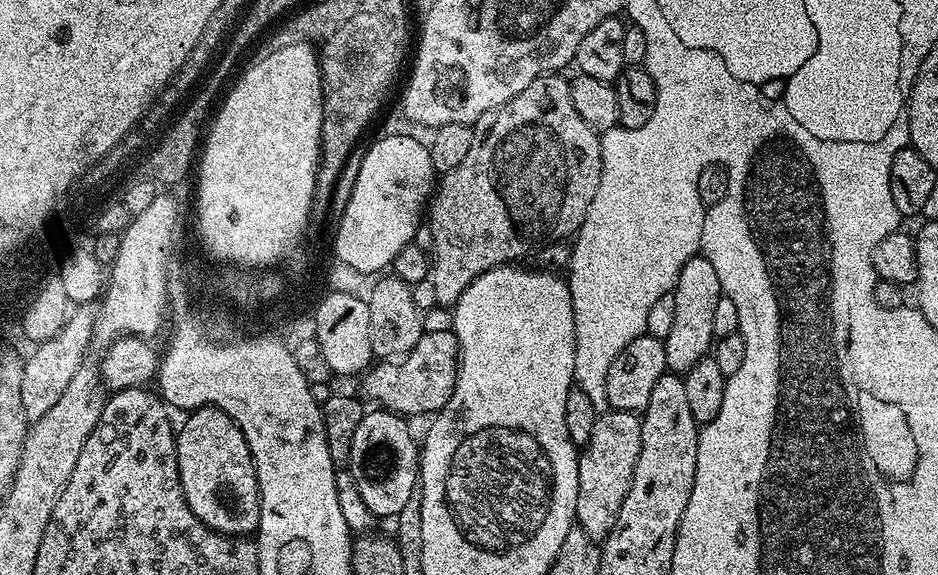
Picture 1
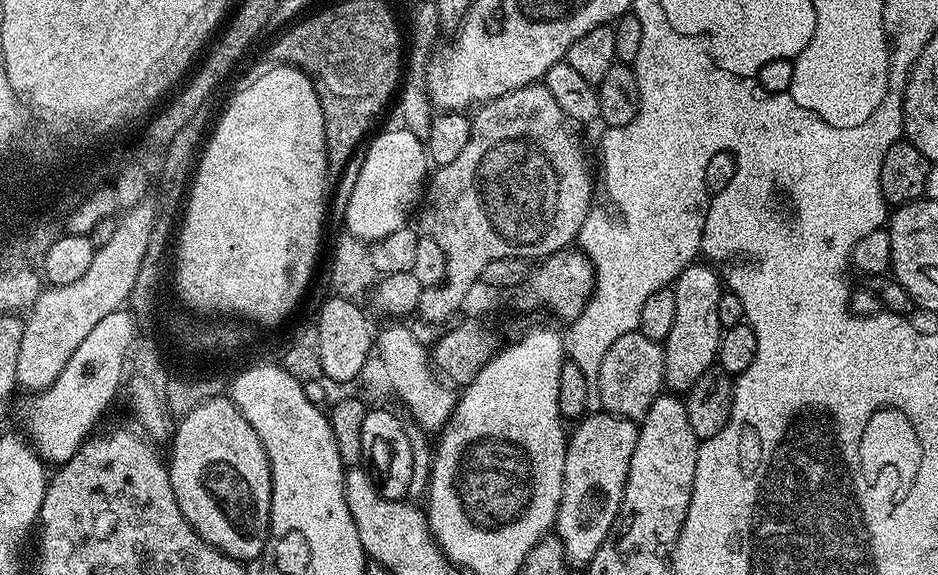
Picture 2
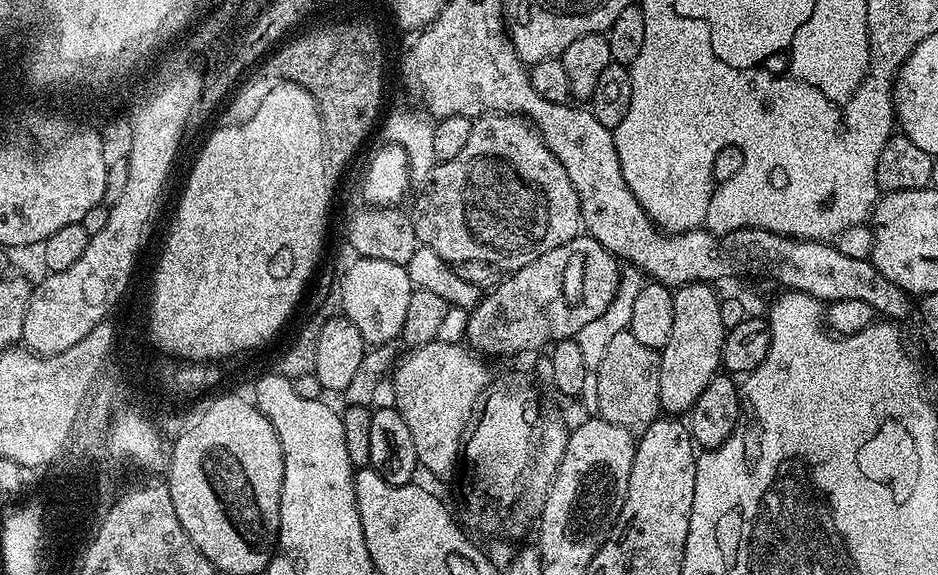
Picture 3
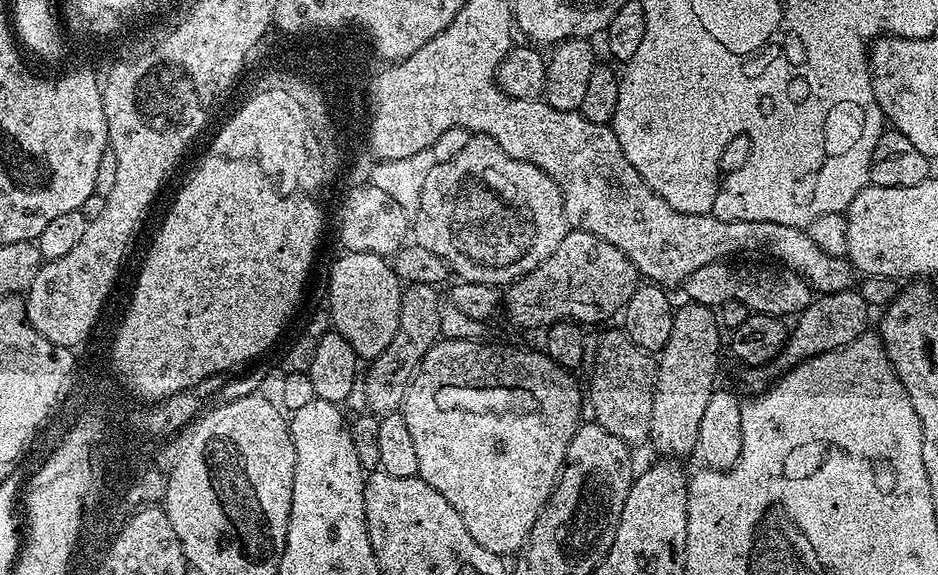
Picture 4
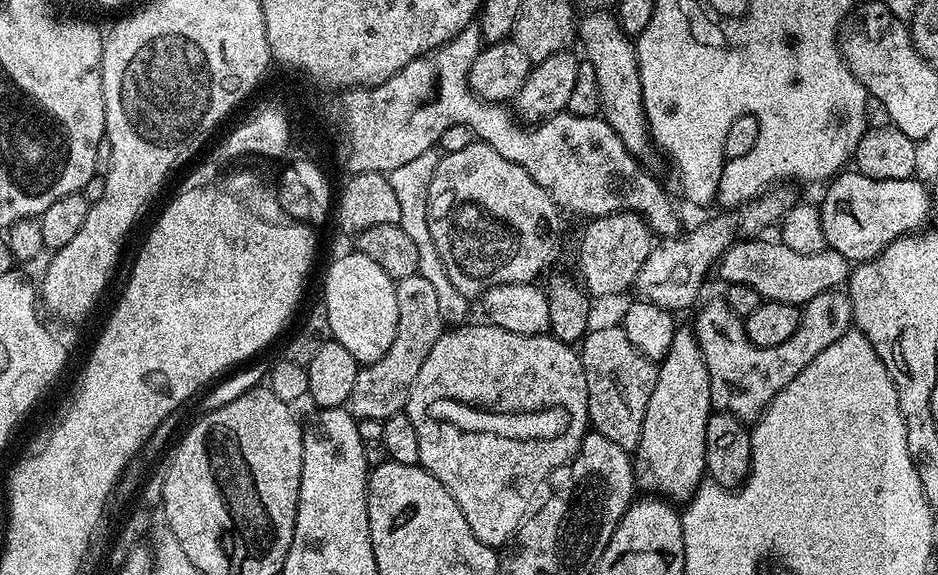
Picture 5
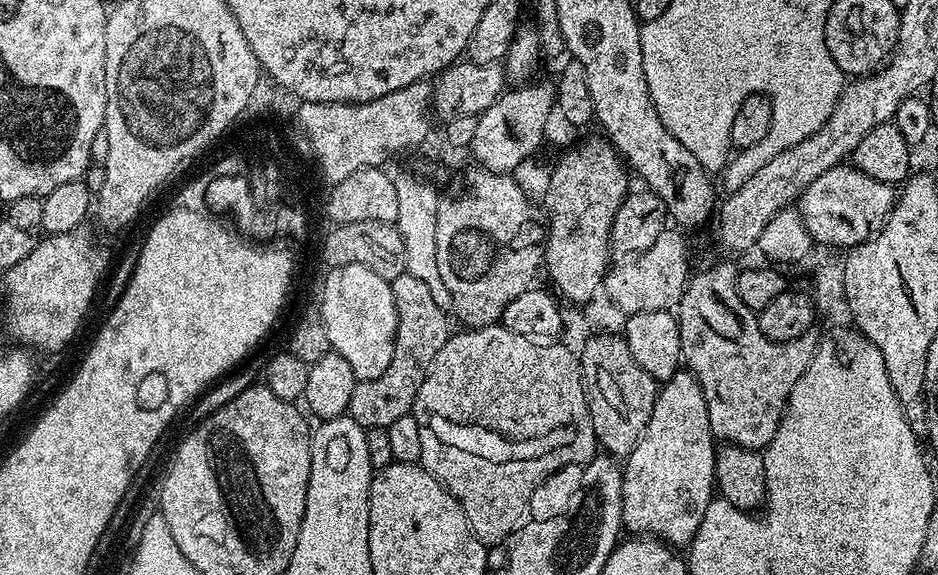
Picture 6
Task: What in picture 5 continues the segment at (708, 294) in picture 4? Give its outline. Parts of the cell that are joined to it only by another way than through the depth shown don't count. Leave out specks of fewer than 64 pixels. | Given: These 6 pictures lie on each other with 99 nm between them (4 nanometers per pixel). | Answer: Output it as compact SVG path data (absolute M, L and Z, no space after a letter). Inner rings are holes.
M766 238L739 240L724 252L724 255L717 261L716 267L716 274L719 274L724 280L723 283L748 285L764 300L786 302L797 306L803 306L810 298L814 298L822 292L837 289L847 283L852 268L845 256L838 254L837 251L825 248L818 254L808 256L790 250L779 240L768 242L764 239Z

